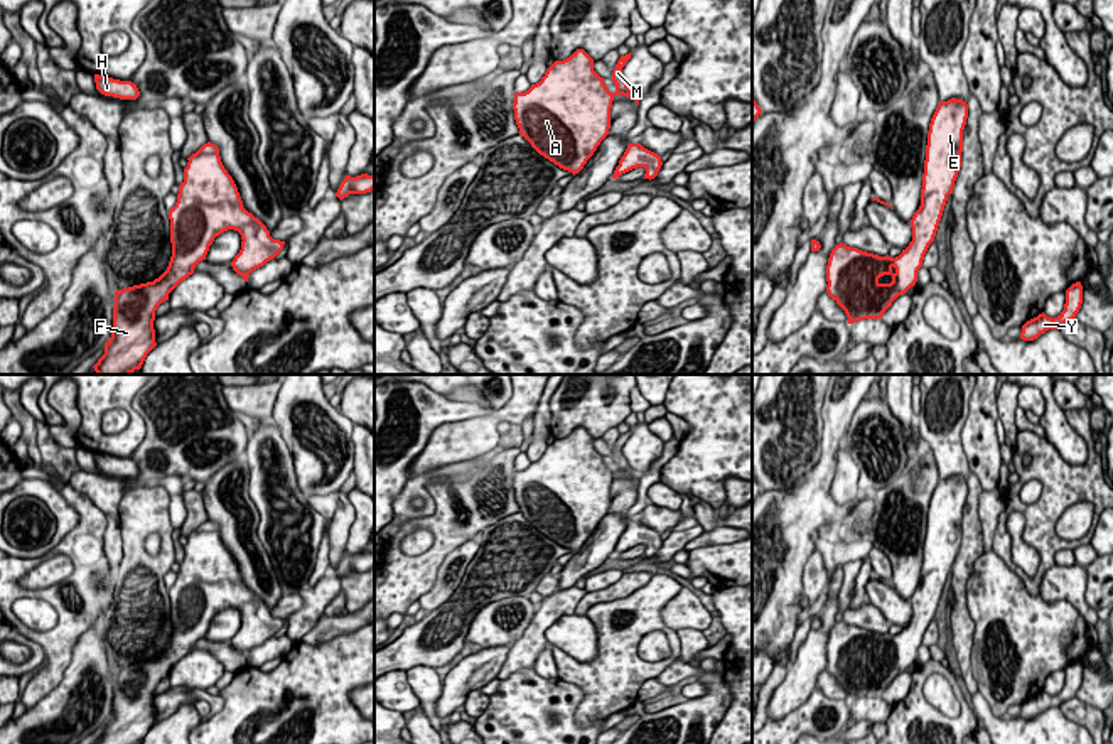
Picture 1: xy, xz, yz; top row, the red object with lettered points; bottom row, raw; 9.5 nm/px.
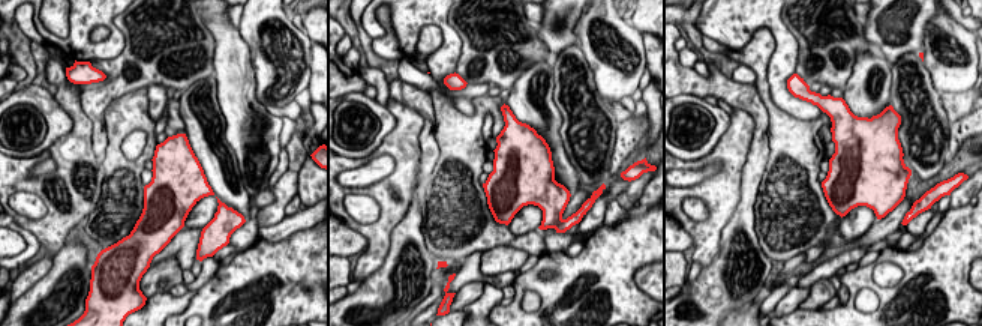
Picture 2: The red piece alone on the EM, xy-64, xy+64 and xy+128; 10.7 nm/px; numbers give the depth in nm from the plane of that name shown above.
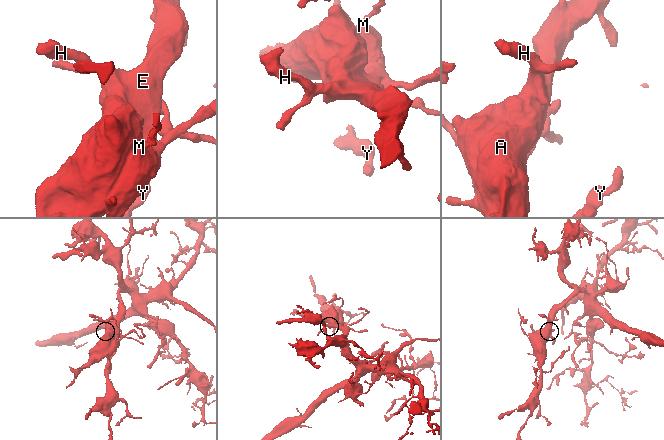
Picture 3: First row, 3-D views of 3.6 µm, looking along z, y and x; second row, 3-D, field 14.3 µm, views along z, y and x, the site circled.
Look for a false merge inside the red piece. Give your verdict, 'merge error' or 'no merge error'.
no merge error

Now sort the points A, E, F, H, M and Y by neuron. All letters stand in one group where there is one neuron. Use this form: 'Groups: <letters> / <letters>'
Groups: A E F H M Y

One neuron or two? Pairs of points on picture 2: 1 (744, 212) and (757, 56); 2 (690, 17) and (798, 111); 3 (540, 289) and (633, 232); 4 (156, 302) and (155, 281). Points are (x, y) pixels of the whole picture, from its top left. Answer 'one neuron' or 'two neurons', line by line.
1: two neurons
2: two neurons
3: one neuron
4: two neurons

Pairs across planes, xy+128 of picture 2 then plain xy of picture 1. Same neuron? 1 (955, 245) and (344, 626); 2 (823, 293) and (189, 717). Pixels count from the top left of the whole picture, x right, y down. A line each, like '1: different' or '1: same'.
1: different
2: same

